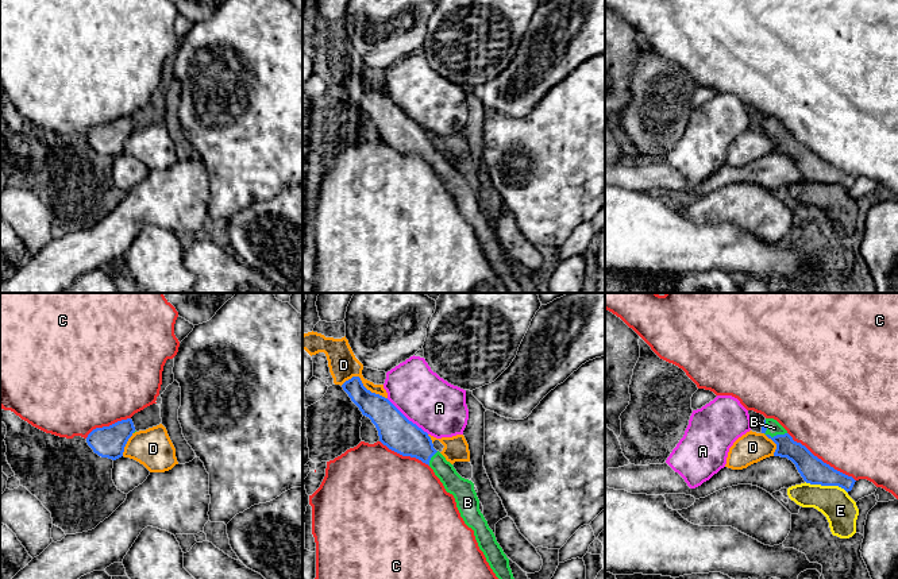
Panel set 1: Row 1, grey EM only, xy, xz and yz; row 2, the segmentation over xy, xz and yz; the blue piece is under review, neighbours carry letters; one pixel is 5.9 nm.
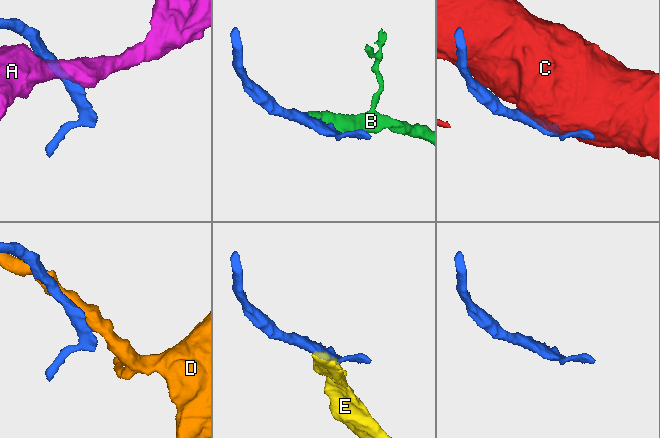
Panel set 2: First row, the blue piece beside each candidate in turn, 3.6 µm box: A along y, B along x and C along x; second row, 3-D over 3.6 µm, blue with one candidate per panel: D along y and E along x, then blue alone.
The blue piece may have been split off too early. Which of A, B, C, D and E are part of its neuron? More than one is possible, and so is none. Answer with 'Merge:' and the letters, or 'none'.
Merge: B

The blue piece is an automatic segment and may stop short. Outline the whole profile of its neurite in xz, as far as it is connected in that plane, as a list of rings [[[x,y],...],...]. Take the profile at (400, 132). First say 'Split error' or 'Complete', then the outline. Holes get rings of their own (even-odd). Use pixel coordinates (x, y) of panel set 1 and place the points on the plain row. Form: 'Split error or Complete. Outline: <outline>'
Split error. Outline: [[[359,74],[346,78],[342,85],[362,112],[375,123],[384,143],[402,154],[416,155],[433,167],[446,189],[454,193],[460,215],[474,228],[479,247],[506,290],[524,293],[513,275],[509,256],[479,208],[474,181],[462,175],[454,163],[433,146],[427,130],[409,119],[388,96],[367,88]]]

